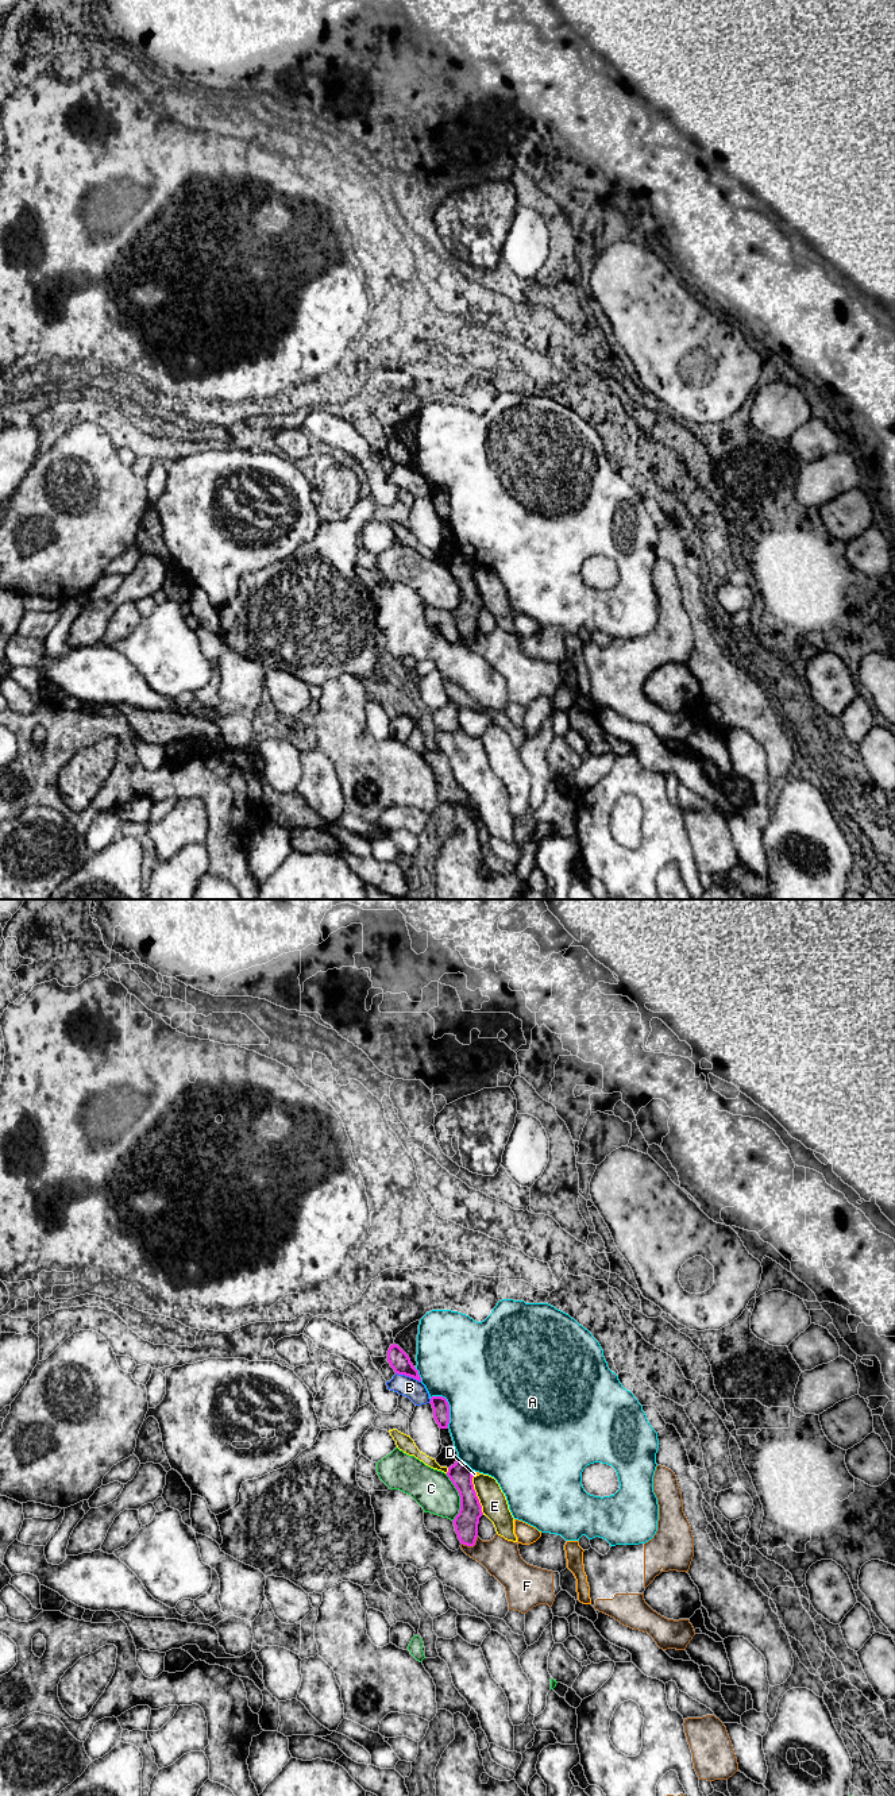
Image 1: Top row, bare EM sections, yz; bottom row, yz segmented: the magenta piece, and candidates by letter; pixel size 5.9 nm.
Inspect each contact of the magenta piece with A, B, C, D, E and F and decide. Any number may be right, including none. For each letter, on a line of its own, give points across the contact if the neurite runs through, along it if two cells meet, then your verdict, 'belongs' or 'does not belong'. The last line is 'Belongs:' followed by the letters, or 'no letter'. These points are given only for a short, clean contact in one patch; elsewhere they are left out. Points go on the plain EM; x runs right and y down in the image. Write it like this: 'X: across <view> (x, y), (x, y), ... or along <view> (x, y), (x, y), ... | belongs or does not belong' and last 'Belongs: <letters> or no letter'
A: does not belong
B: does not belong
C: does not belong
D: along yz (471, 563), (473, 569) | does not belong
E: does not belong
F: does not belong
Belongs: no letter

